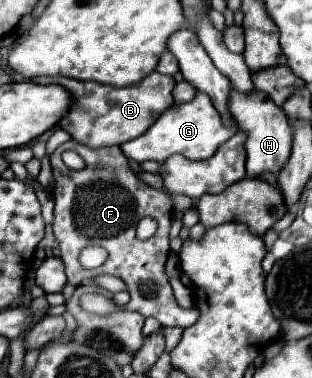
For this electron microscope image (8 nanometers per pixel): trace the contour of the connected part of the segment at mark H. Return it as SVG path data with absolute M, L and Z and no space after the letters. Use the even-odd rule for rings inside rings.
M232 91L230 95L230 113L236 119L238 127L248 133L246 139L246 177L260 177L262 173L278 173L288 157L290 157L290 147L292 147L292 127L280 107L276 107L264 93L256 91L252 99L244 99L244 95L236 95Z

